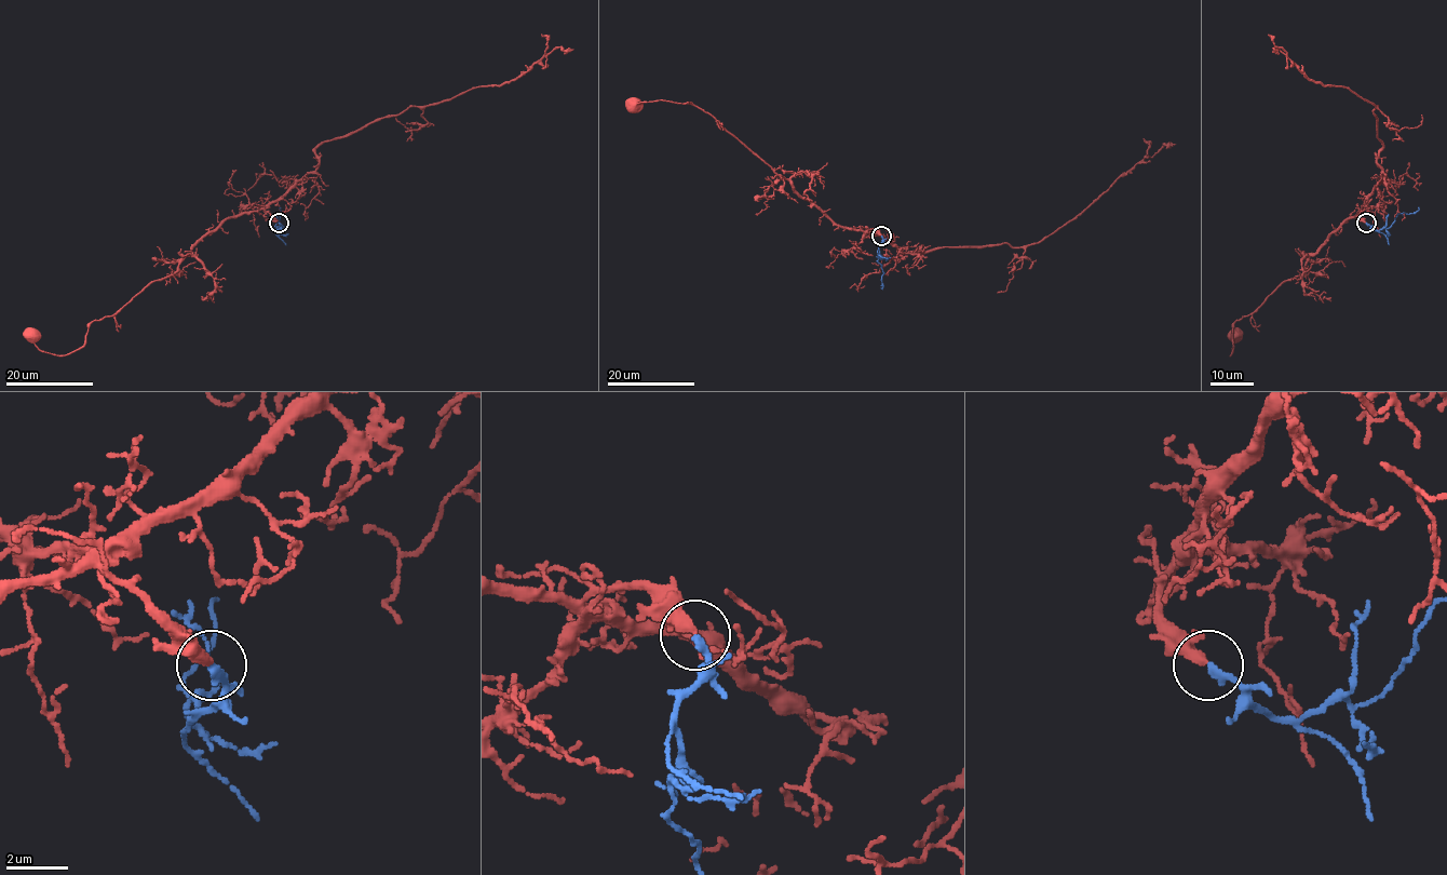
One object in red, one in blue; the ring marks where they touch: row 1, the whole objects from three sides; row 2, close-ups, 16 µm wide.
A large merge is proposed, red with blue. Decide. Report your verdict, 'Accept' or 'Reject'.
Accept

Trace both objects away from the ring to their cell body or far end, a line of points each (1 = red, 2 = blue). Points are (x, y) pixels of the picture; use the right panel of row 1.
1: (1366, 221), (1361, 209), (1350, 216), (1309, 257), (1303, 272), (1236, 321), (1230, 355), (1238, 334)
2: (1366, 223), (1375, 230), (1388, 229), (1398, 213), (1414, 213), (1418, 206)

